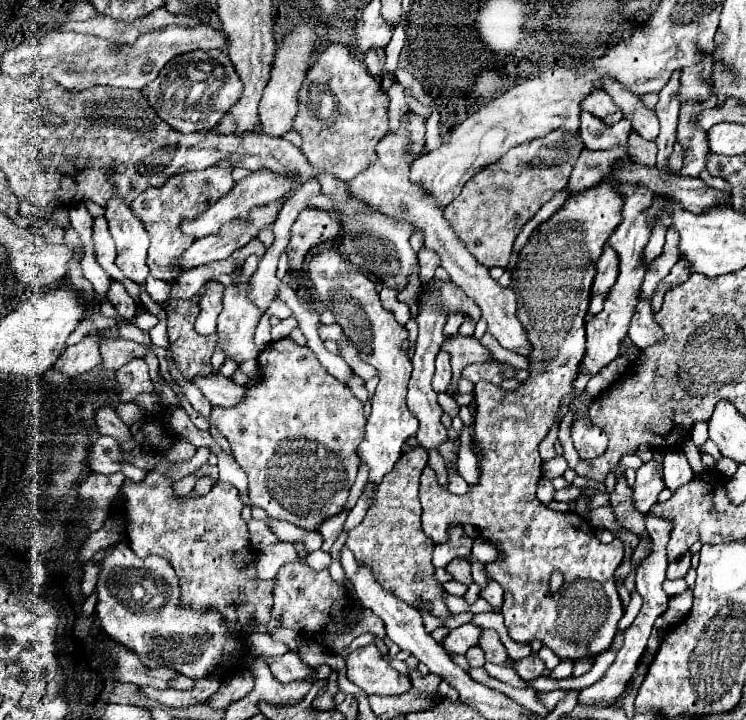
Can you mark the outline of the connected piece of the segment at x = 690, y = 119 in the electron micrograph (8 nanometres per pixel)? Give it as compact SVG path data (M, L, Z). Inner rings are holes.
M708 97L704 101L686 101L682 103L682 109L680 109L680 121L678 121L678 141L682 143L682 147L686 147L684 151L684 167L680 169L678 175L682 177L698 177L702 169L706 169L706 155L708 155L708 143L706 143L706 133L696 125L696 117L702 109L710 109L714 107L716 103L716 97Z

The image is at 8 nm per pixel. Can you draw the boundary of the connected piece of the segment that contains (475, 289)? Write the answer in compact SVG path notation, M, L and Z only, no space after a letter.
M406 125L400 127L398 133L390 133L388 137L384 137L378 147L376 147L376 161L362 173L358 173L352 181L346 183L346 193L354 199L362 199L362 203L368 203L372 209L382 211L384 215L398 215L398 219L410 219L414 223L416 229L424 231L424 245L434 249L440 259L442 259L442 267L450 273L452 281L462 287L462 291L474 299L474 303L482 309L482 319L488 323L488 331L498 339L498 343L508 349L514 351L522 357L530 357L532 355L532 343L522 327L522 323L516 317L516 295L510 287L500 287L488 273L486 267L482 267L472 255L470 251L466 251L466 247L460 243L460 239L454 235L450 223L446 223L444 213L440 207L434 207L434 203L430 203L430 199L426 199L426 195L422 195L422 191L418 191L418 187L410 187L410 179L408 179L408 169L412 163L412 157L406 155Z

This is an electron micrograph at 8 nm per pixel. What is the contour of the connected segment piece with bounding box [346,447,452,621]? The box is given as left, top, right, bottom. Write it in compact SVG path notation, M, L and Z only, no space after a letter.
M416 447L400 457L396 467L378 485L376 503L368 509L364 521L348 533L346 547L354 553L360 565L366 565L374 571L374 579L382 585L382 589L394 593L398 599L418 611L422 611L422 603L430 603L432 609L428 609L428 613L444 621L452 613L442 599L442 583L434 579L434 565L430 561L434 541L424 535L420 523L422 509L418 499L418 487L426 463L428 453L422 451L422 447Z

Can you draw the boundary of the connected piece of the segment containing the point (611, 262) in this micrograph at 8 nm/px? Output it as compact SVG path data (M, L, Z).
M606 245L602 259L598 259L598 279L594 279L594 295L610 291L618 277L618 255L616 251Z

